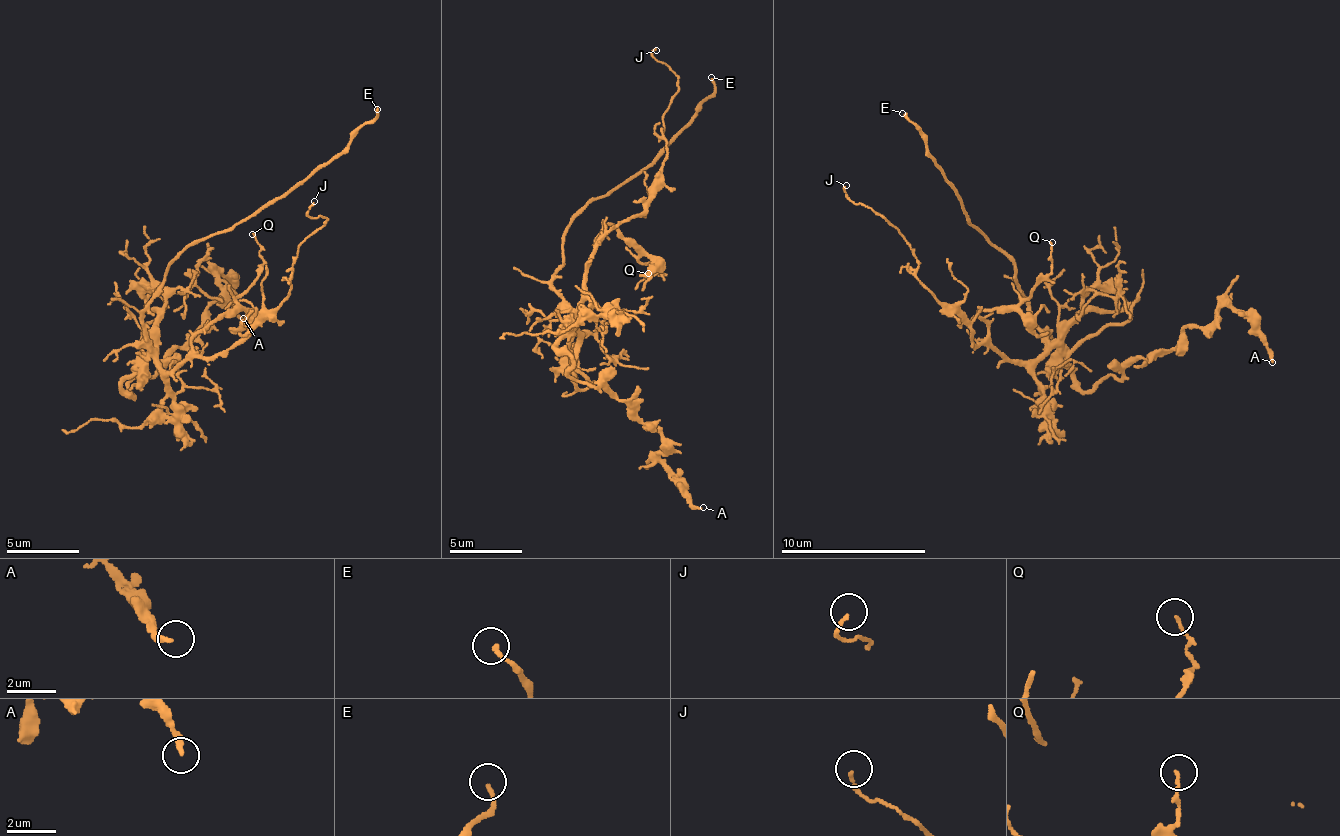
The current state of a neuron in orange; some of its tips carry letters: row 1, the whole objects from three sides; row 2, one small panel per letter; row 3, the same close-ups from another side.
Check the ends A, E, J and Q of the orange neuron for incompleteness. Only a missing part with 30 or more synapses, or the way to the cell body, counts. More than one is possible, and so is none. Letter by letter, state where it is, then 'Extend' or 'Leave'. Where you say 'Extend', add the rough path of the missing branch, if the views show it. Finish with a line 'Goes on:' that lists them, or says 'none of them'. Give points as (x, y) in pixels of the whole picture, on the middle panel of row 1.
A: Place: (703, 507). Leave
E: Place: (711, 77). Extend. Course of what is missing: (711, 77), (659, 76), (603, 36), (556, 26), (504, 26), (458, 21)
J: Place: (656, 50). Leave
Q: Place: (648, 273). Leave
Goes on: E

